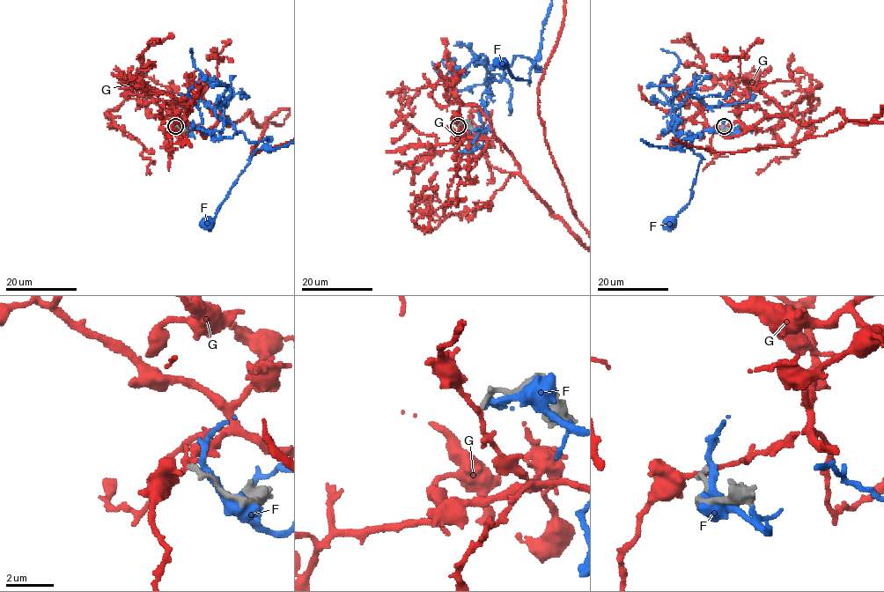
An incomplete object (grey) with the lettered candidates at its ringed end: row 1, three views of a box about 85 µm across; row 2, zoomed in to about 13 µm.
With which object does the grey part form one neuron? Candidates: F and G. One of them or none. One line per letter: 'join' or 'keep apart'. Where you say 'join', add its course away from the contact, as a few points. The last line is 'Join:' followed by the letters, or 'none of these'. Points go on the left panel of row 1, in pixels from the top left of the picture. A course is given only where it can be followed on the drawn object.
F: keep apart
G: join
Join: G

